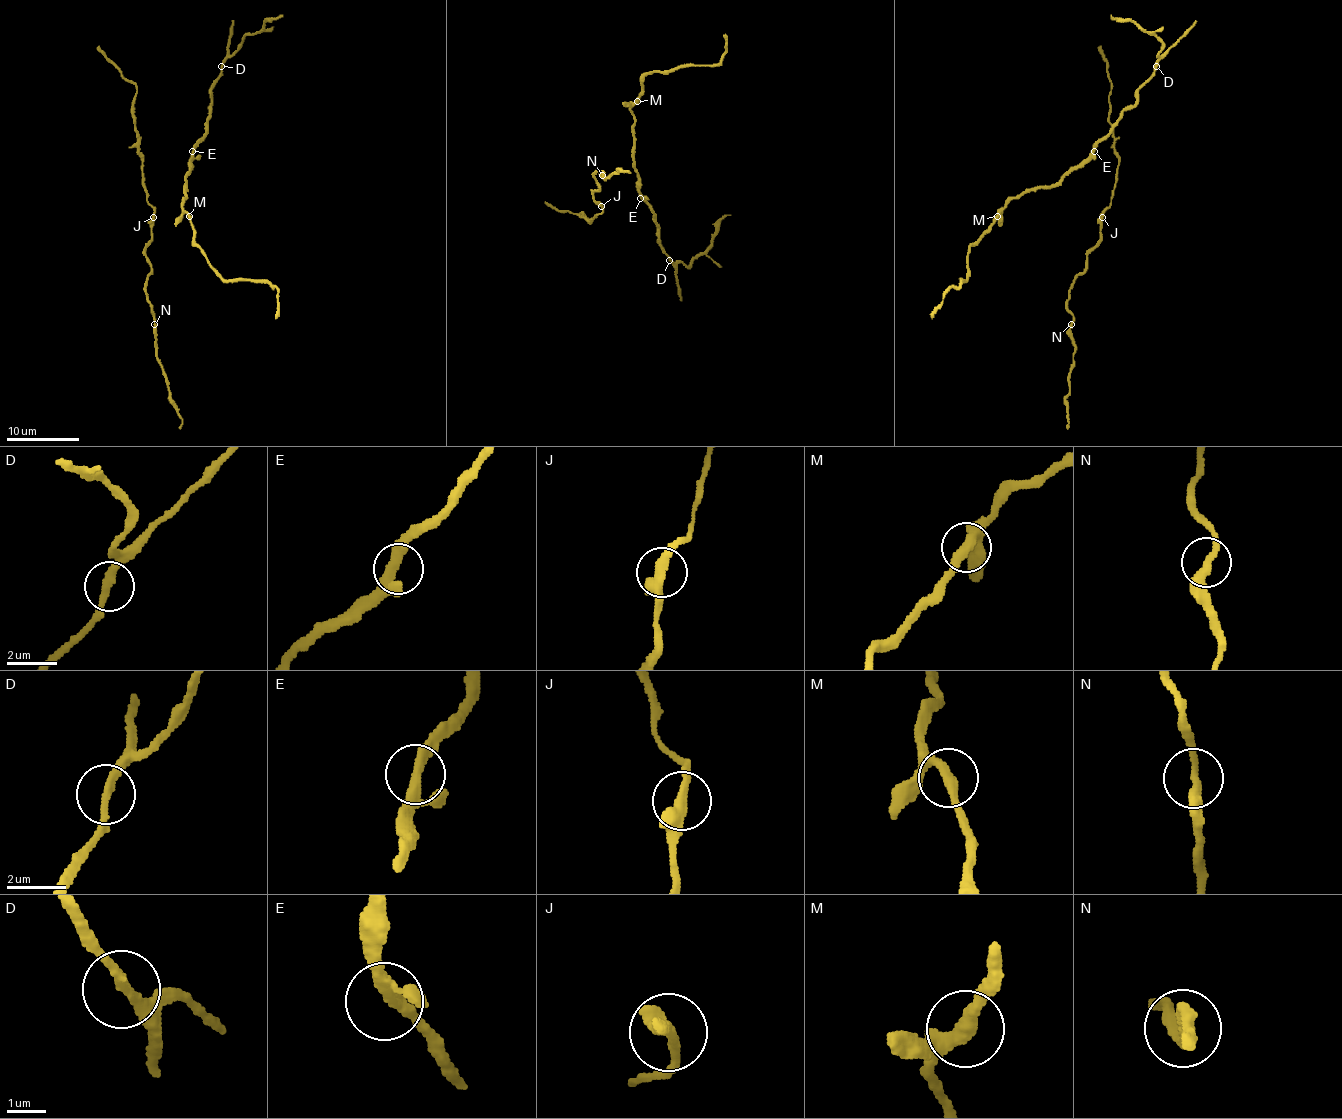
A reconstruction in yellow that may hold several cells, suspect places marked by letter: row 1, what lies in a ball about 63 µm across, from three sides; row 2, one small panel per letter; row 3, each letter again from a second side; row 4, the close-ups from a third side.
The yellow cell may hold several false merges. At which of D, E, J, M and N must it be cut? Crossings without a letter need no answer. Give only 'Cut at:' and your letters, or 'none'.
Cut at: none

